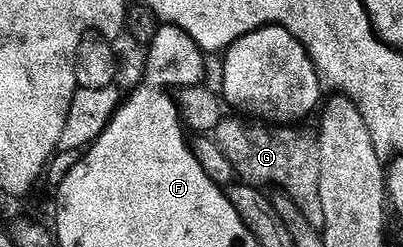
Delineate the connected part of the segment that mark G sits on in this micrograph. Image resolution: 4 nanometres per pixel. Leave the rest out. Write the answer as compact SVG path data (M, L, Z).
M224 118L213 133L215 145L231 163L236 177L244 184L253 184L263 190L275 189L284 192L310 224L322 225L318 139L312 133L310 136L307 132L298 132L299 128L295 126L268 126L263 122L237 119L239 120Z

